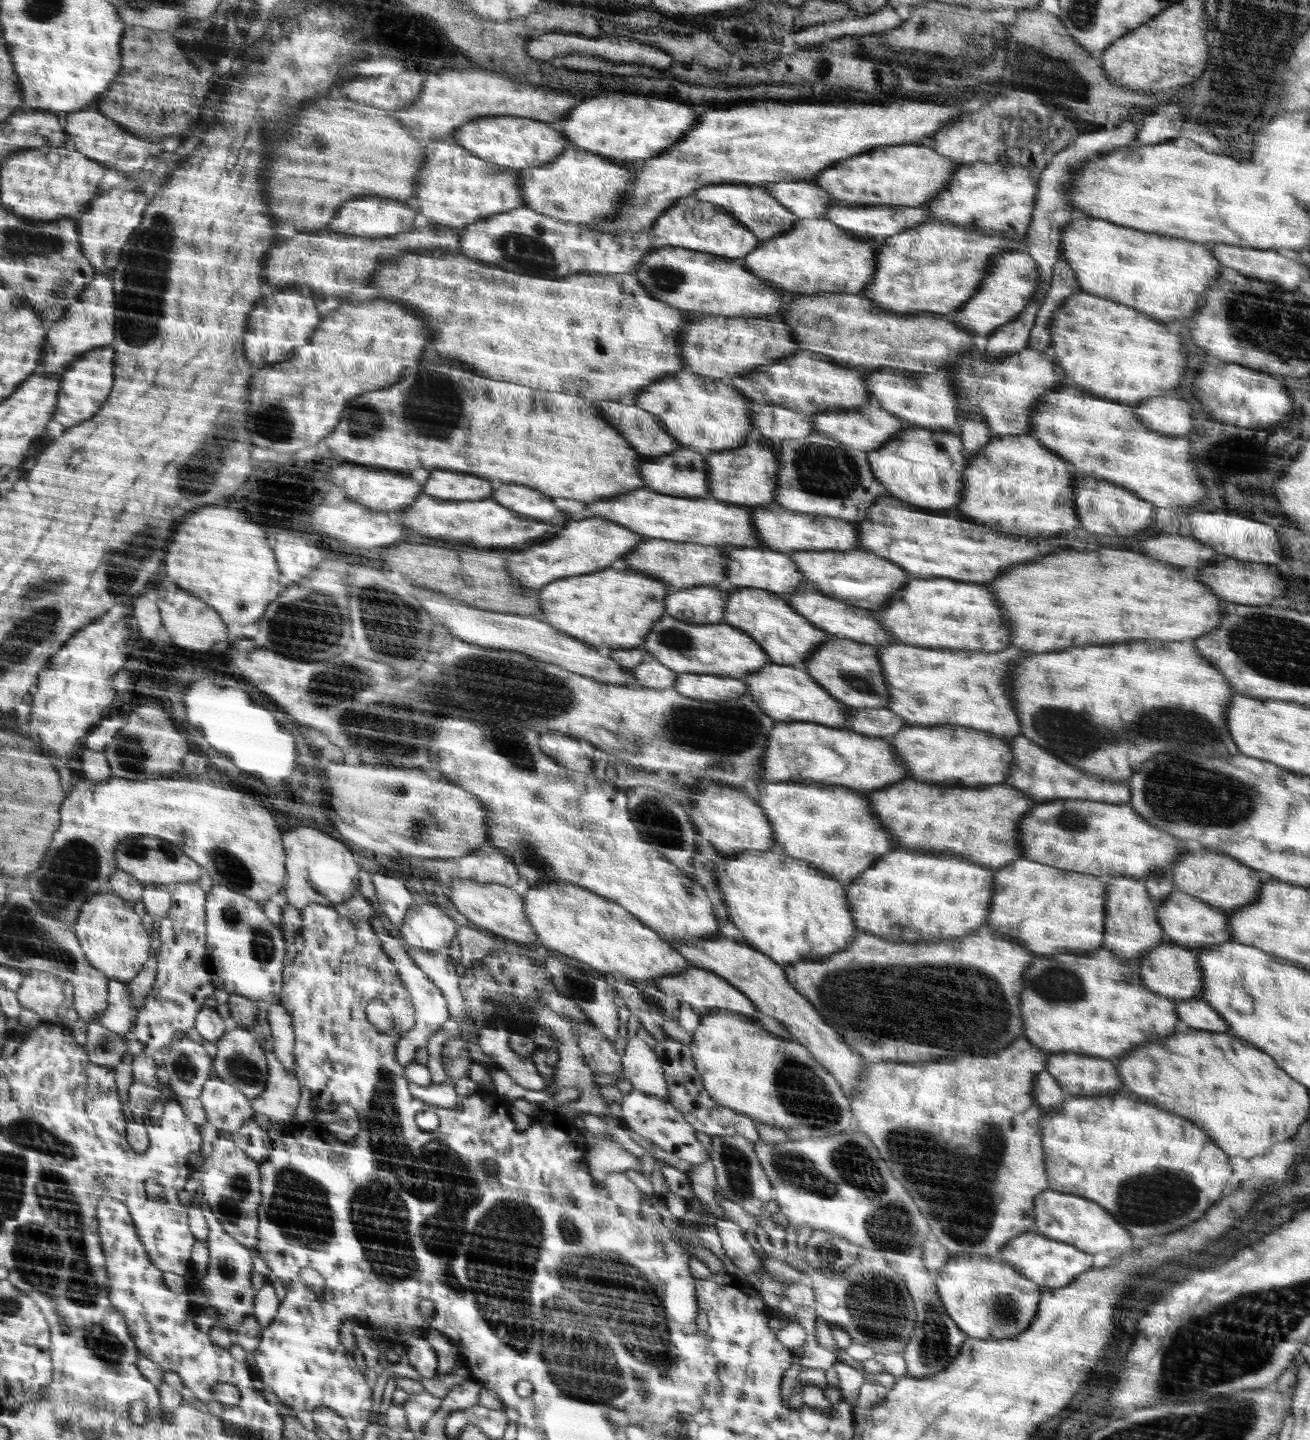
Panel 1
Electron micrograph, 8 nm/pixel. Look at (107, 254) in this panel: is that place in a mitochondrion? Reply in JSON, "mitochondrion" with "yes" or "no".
{"mitochondrion":"yes"}

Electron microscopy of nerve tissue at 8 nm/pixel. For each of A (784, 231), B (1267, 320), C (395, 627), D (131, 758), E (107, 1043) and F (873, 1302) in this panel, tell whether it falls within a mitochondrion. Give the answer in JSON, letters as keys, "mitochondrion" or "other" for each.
{"A":"other","B":"mitochondrion","C":"mitochondrion","D":"mitochondrion","E":"mitochondrion","F":"mitochondrion"}

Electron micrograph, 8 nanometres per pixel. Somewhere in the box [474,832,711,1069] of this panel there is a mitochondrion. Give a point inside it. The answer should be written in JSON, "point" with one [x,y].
{"point":[532,859]}

